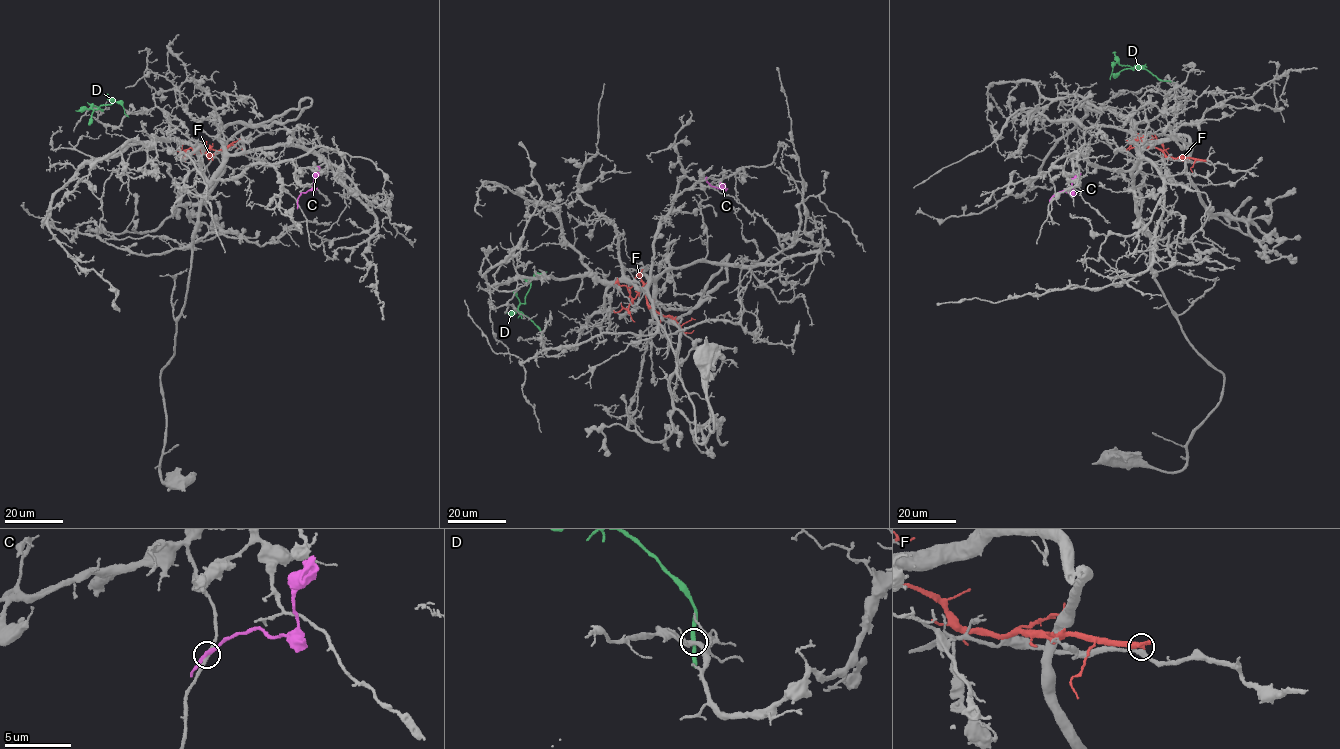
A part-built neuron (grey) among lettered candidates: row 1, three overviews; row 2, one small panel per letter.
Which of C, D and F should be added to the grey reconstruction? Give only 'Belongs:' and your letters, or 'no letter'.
Belongs: no letter

